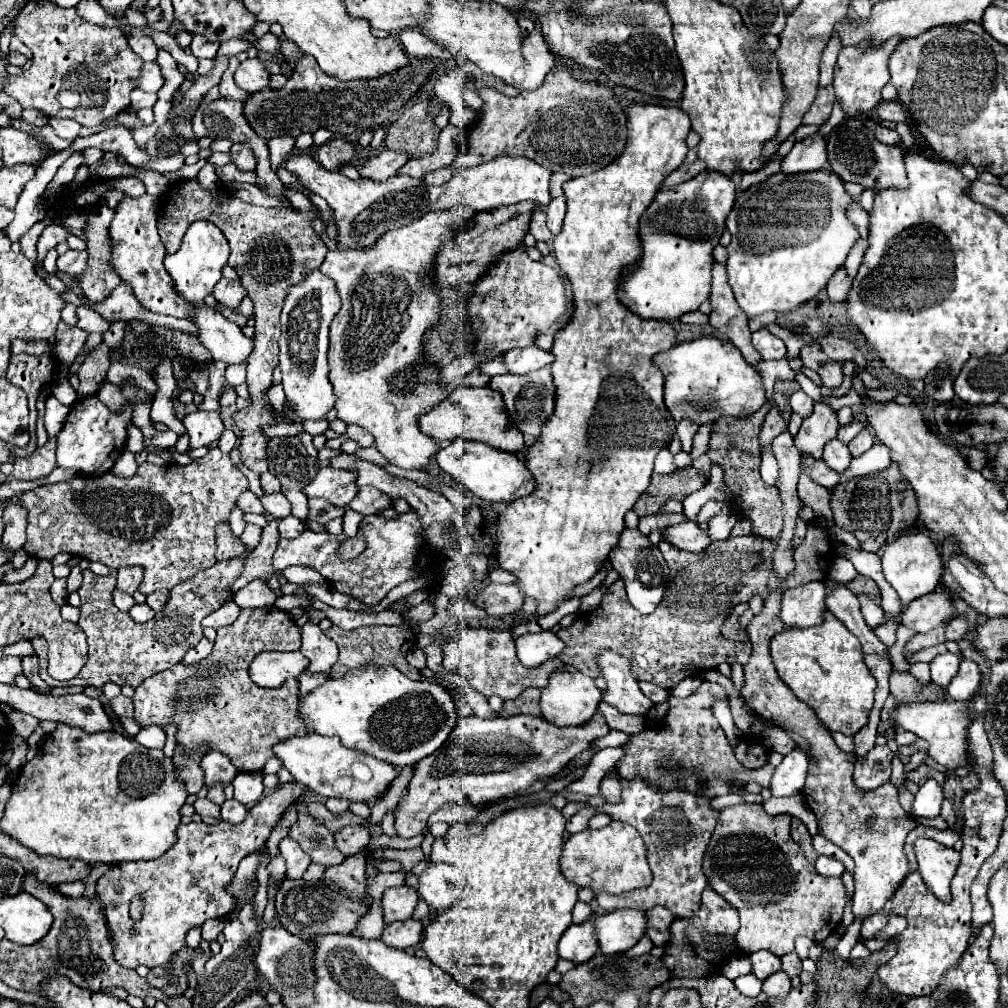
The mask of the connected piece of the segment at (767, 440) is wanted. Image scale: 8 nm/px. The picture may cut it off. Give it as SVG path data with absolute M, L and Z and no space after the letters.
M770 400L770 406L772 406L772 410L766 414L766 420L764 420L764 424L762 424L762 428L760 428L760 436L758 436L758 438L760 438L760 446L762 446L762 448L764 448L764 446L770 446L770 444L772 444L772 440L788 428L788 426L786 426L786 422L782 420L780 412L774 408L772 400Z

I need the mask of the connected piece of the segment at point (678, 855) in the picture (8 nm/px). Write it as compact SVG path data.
M610 770L609 773L620 780L622 798L618 804L602 806L600 812L608 814L612 820L628 822L642 834L654 880L648 888L636 888L620 896L598 892L596 902L608 912L616 908L650 910L652 906L664 906L678 918L692 918L700 910L700 896L708 884L702 872L702 858L718 822L718 810L714 810L710 804L712 798L688 794L686 790L652 790L644 778L626 780L620 778L616 770Z

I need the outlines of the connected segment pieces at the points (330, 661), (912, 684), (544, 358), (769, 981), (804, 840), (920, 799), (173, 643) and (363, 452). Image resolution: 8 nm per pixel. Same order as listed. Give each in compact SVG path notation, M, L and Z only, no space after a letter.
M308 622L302 626L302 648L300 652L310 660L306 672L310 674L330 674L330 668L338 660L336 642L324 636L324 632Z
M892 666L890 674L890 694L894 696L894 704L900 706L900 702L936 702L942 700L946 690L942 686L920 684L910 672L900 672Z
M526 346L520 350L508 350L508 354L504 354L508 370L512 374L528 374L534 370L540 370L548 364L552 364L552 352L544 352L538 346Z
M778 970L774 972L772 976L768 976L764 980L764 986L762 990L768 994L768 996L786 996L790 992L790 978L784 970Z
M792 818L792 840L802 846L802 850L804 850L804 854L806 854L808 860L814 862L814 860L818 858L818 854L816 854L816 850L814 850L814 846L812 846L812 836L808 834L808 830L806 830L806 826L800 822L800 818Z
M928 780L920 792L914 798L914 810L912 816L922 818L934 818L940 814L940 806L944 802L944 788L936 780Z
M230 558L216 562L212 568L198 572L186 582L176 584L170 594L168 602L162 612L158 612L150 622L138 624L130 618L130 614L124 614L116 610L112 598L102 598L102 596L112 596L116 588L116 576L96 576L90 570L84 570L84 584L78 590L82 604L80 604L80 620L78 626L82 632L88 636L88 662L84 664L82 672L70 680L70 682L58 682L48 676L48 644L44 638L34 638L32 646L38 654L40 662L40 672L42 680L48 686L96 686L102 688L108 682L114 682L118 686L132 686L136 688L140 682L150 678L152 674L164 672L172 668L174 664L182 662L186 652L194 648L202 640L202 618L218 610L222 604L230 602L234 598L232 592L232 582L242 574L244 568L244 558Z
M374 445L368 448L359 448L355 452L355 455L358 458L361 458L379 465L384 465L388 463L386 459L382 456L382 454L378 452L377 448Z

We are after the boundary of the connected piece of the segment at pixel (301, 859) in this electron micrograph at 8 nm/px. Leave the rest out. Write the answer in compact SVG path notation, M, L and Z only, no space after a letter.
M284 838L280 842L280 854L286 860L286 878L302 878L302 874L306 872L306 868L310 866L310 858L308 854L304 854L304 850L300 850L300 846L296 846L296 842L292 842L292 838Z

